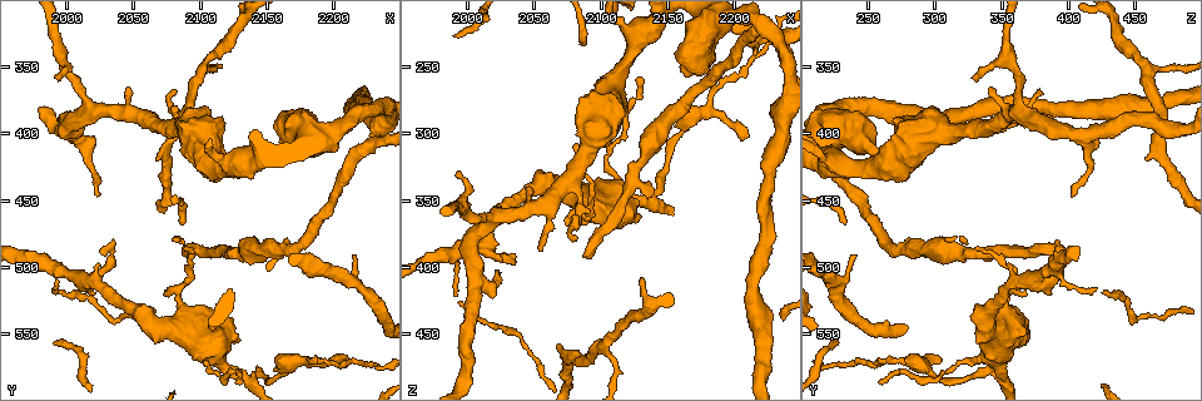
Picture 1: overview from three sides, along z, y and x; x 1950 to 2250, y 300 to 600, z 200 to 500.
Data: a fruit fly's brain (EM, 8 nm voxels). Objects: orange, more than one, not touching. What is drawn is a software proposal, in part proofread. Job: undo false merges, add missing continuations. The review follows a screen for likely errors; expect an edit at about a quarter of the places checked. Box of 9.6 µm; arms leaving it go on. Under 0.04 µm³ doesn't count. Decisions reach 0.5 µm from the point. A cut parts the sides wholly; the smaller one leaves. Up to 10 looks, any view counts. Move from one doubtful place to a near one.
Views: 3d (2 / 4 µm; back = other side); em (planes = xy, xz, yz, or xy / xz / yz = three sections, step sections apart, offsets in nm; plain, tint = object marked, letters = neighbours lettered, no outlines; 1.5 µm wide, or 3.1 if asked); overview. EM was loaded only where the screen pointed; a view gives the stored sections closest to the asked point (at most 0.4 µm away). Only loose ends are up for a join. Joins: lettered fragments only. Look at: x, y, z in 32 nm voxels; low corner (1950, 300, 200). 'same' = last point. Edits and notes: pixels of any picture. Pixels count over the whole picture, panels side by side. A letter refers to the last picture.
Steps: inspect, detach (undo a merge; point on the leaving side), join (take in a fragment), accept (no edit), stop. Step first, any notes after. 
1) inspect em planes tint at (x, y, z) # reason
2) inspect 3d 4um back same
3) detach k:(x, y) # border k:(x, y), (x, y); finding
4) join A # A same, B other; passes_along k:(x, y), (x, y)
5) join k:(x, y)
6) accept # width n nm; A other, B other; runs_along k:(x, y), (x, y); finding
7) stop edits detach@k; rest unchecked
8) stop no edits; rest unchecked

inspect 3d 4um at (2210, 568, 302) # branch stops here

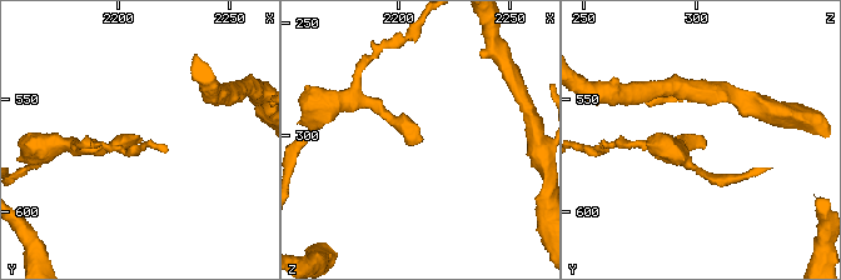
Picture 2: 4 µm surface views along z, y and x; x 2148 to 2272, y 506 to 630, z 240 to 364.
inspect em xz step 8 letters at (2210, 570, 302)

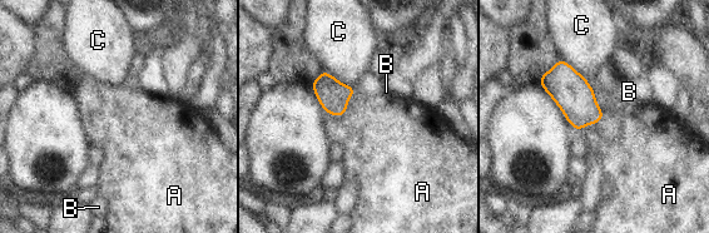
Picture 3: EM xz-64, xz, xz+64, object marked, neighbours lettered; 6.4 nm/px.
accept # A other, B other, C other; border 3:(585, 79), (601, 110); none of them fits

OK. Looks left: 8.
inspect 3d 4um at (2216, 492, 240)

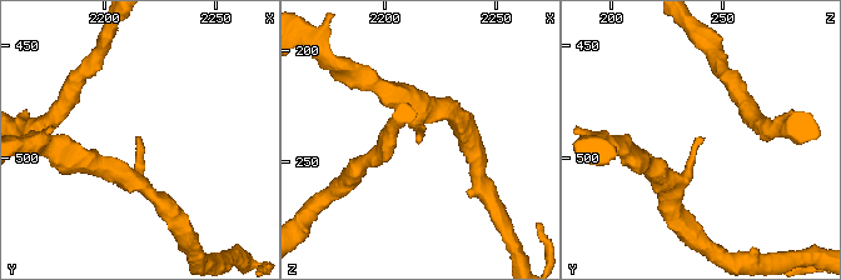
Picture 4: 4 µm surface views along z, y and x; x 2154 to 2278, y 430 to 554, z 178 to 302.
inspect em xy step 4 letters at (2216, 490, 242) # now the EM

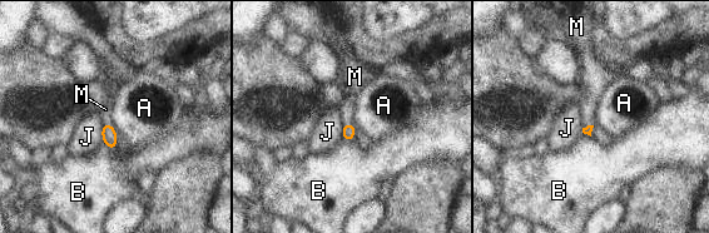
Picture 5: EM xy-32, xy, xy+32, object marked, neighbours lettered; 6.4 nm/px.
join M # longest_contact J 120 nm; A other, B other, J other, M same; passes_along 5:(348, 130), (348, 123), (352, 84); the cell continues

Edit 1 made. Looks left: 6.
inspect overview # redraw

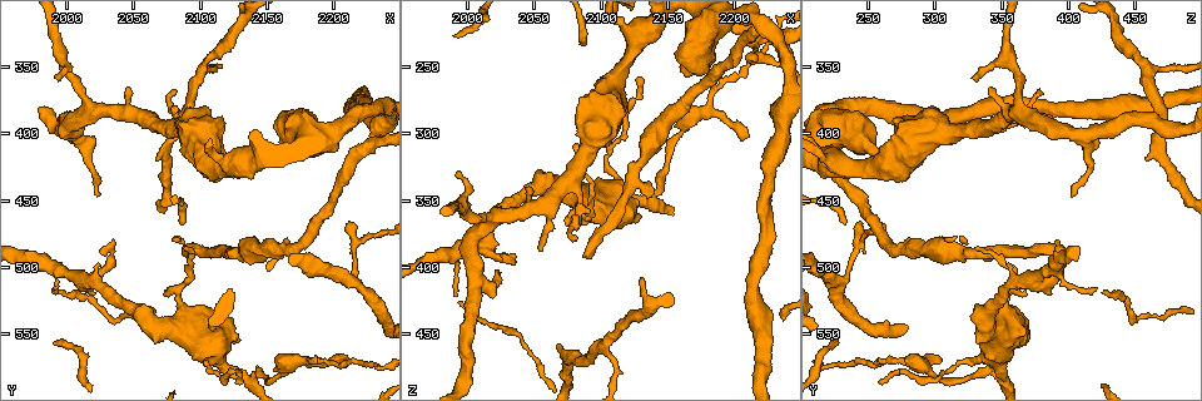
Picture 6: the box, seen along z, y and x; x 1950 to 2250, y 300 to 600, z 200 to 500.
inspect em planes letters at (2070, 418, 458) # an open end

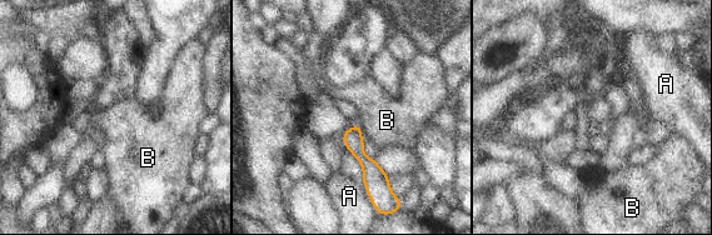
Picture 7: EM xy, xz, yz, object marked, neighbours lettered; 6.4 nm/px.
accept # width 120 nm; A other, B other; border 7:(357, 124), (363, 130); none of them fits

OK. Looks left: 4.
inspect 3d 2um at (2090, 492, 394) # an open end

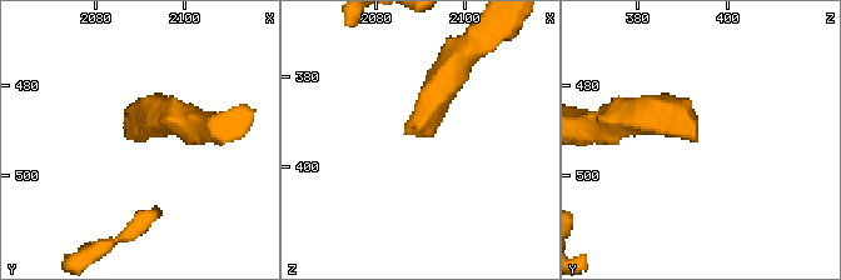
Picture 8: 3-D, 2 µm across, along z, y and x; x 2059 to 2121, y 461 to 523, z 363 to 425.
inspect em planes tint at (2089, 492, 393) # now the EM

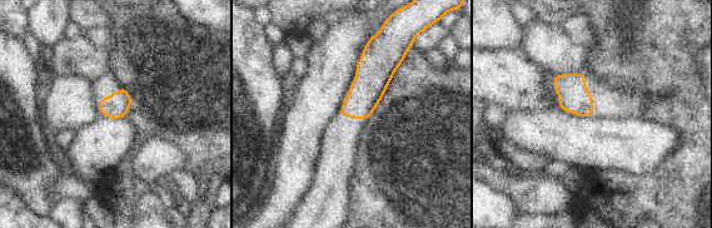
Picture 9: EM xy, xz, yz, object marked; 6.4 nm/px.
inspect em planes letters same

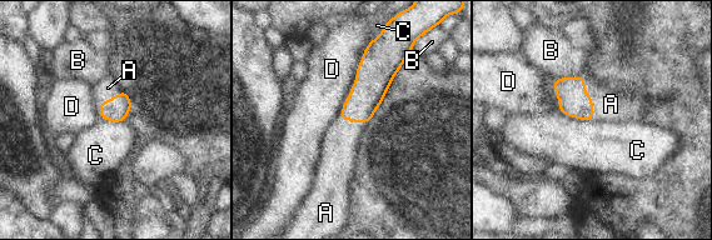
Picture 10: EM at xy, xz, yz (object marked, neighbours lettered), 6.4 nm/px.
join A # A same, B other, C other, D other; passes_along 10:(573, 101), (592, 99), (611, 104); the cell continues

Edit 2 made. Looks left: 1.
stop edits join@5, join@10; rest unchecked

